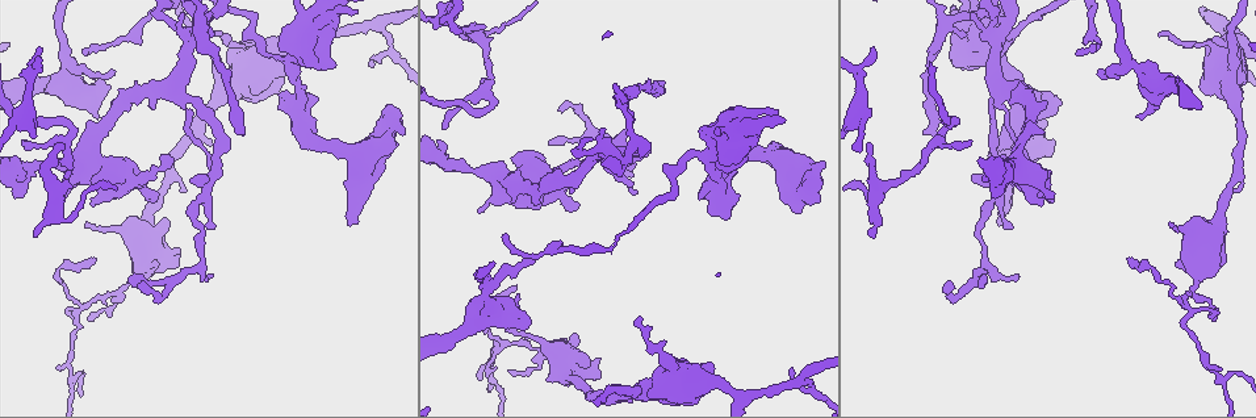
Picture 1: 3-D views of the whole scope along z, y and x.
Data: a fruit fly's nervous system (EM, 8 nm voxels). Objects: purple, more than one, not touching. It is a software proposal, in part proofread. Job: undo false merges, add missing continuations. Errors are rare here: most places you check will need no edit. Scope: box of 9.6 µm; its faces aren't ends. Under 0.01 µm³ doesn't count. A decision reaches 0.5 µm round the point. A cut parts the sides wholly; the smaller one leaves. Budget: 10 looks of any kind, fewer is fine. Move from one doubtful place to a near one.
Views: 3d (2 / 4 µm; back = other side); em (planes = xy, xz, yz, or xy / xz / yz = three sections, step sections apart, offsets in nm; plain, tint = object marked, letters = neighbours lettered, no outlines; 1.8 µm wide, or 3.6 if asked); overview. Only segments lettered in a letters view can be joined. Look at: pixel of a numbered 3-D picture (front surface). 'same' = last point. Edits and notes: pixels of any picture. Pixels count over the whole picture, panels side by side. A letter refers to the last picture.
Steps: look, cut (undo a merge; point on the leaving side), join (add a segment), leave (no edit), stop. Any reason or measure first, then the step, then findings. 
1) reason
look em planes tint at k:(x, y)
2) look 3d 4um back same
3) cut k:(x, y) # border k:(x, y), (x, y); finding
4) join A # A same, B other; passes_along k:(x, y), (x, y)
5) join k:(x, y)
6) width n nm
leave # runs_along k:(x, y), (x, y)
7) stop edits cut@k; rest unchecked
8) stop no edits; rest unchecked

free end
look em xz step 8 letters at 1:(573, 334)

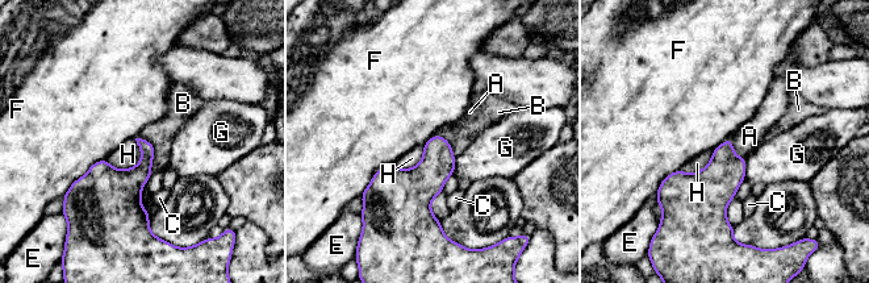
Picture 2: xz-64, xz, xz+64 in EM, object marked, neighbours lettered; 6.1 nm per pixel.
look em planes letters same

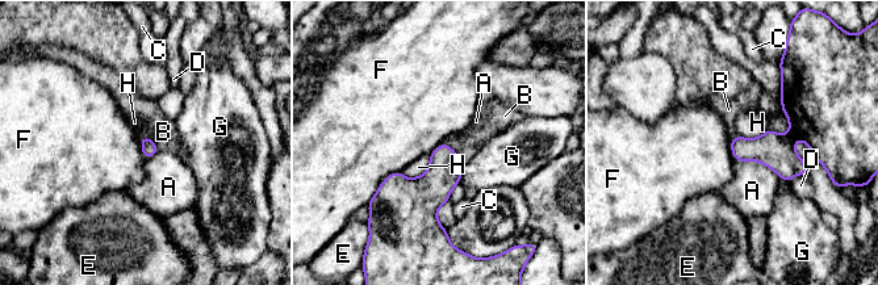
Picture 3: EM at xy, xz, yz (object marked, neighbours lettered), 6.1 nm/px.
leave # A other, B other, C other, D other, E other, F other, G other, H other; border 3:(400, 171), (389, 174), (367, 204); none of them fits

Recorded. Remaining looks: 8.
sharp bend
look em planes letters at 1:(393, 123)

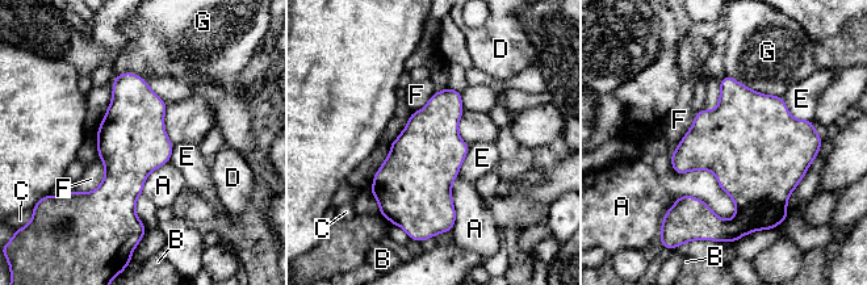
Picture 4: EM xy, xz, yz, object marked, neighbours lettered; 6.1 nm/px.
longest_contact G 380 nm
leave # A other, B other, C other, D other, E other, F other, G other; continuous, no second cell

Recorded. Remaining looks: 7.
end of a long branch
look 3d 2um at 1:(663, 83)

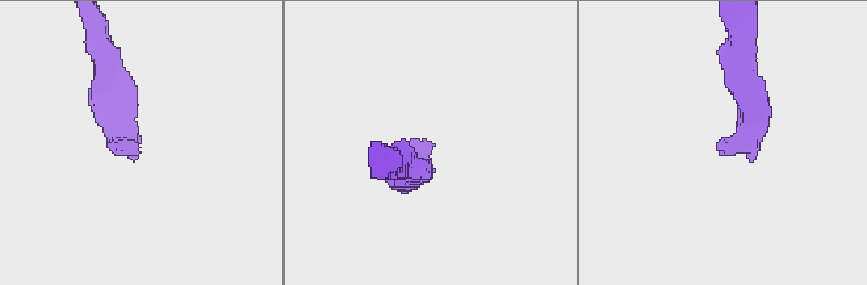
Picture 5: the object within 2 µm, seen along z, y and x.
now the EM
look em planes letters at 5:(137, 152)

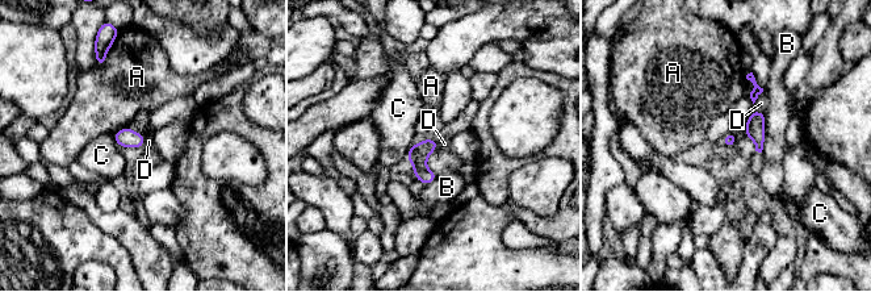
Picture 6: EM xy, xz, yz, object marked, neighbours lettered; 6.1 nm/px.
leave # A other, B other, C other, D other; border 6:(763, 90), (753, 104); no lettered segment goes on from it

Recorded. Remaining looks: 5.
branch stops here
look 3d 2um at 1:(63, 143)

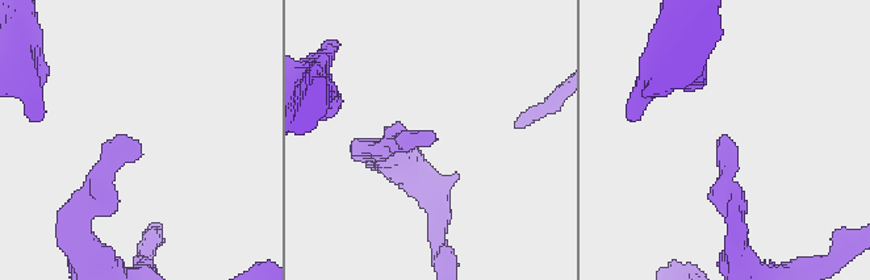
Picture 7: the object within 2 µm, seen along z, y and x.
shape alone is not enough
look em planes letters at 7:(719, 146)

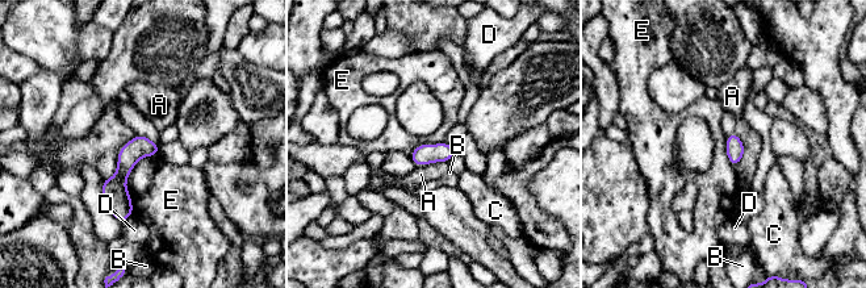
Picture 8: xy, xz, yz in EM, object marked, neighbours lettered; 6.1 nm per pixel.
longest_contact E 400 nm
leave # A other, B other, C other, D other, E other; runs_along 8:(138, 138), (120, 178), (122, 217); none of them fits

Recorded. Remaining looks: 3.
stop no edits; rest unchecked

